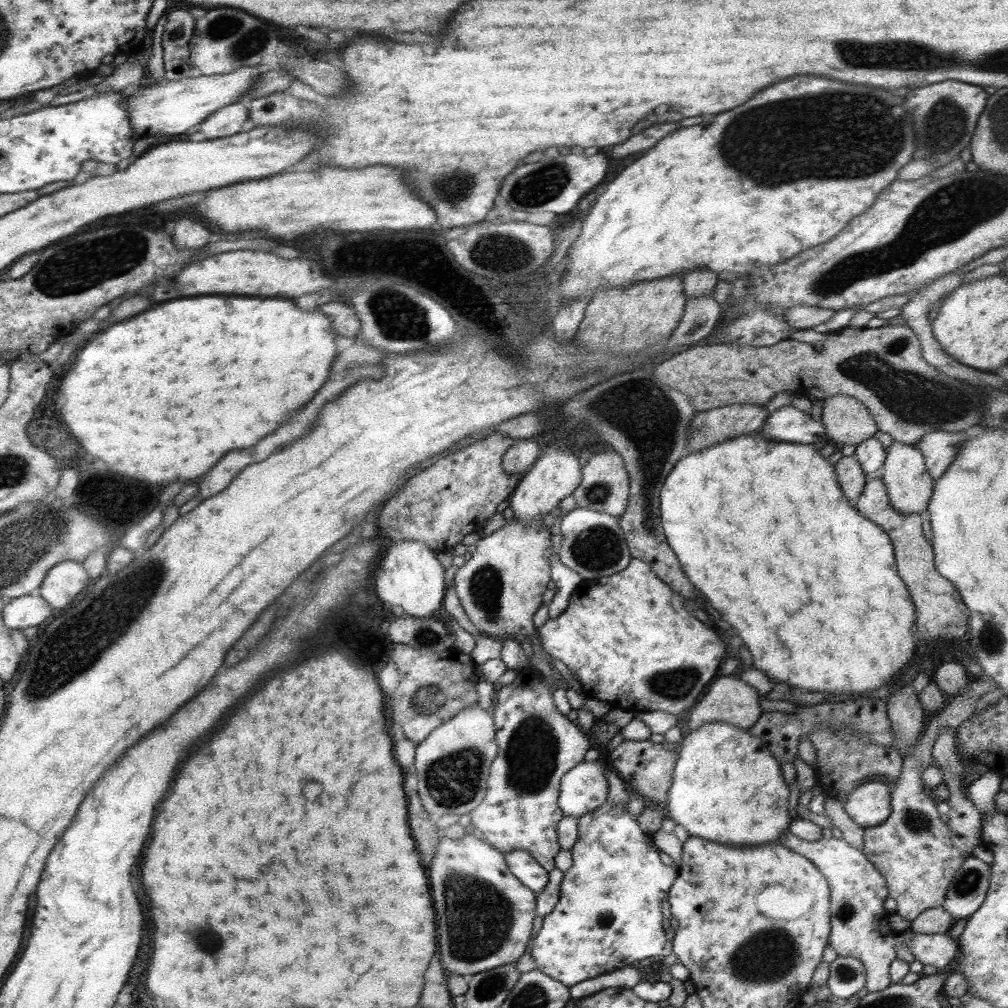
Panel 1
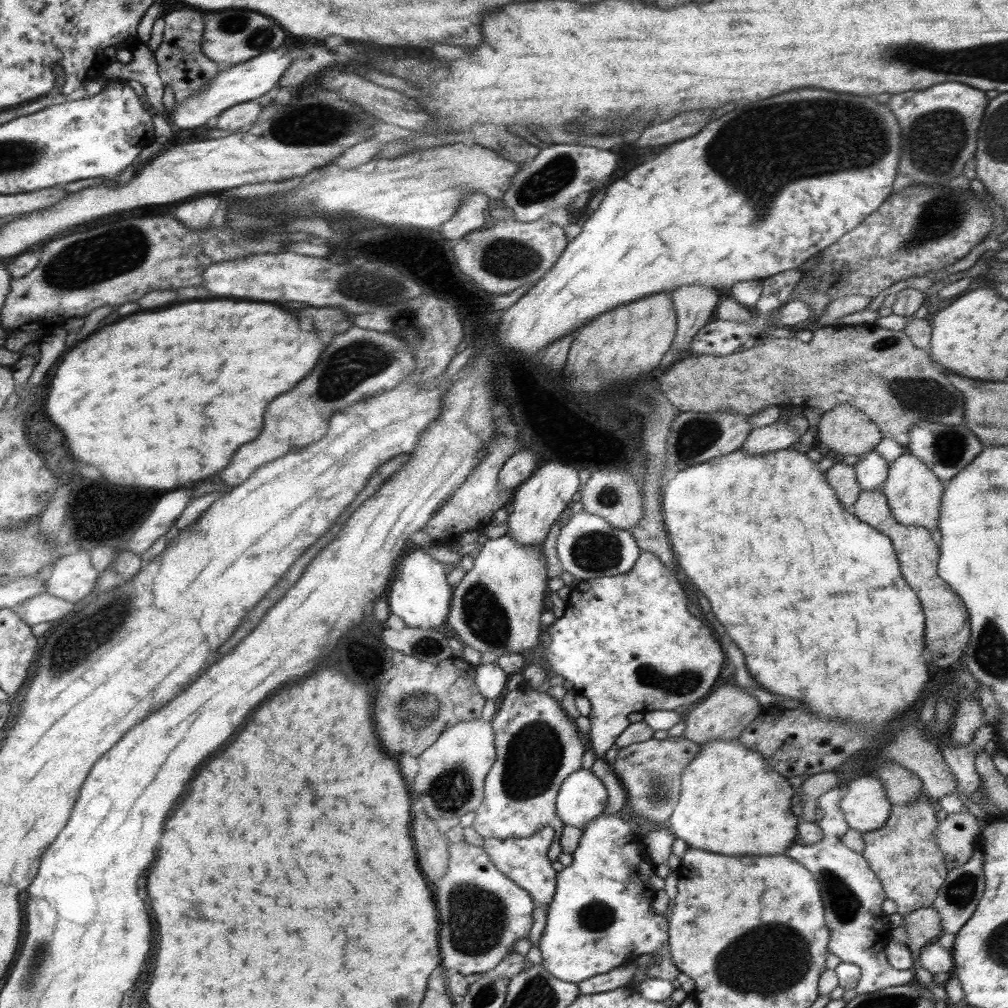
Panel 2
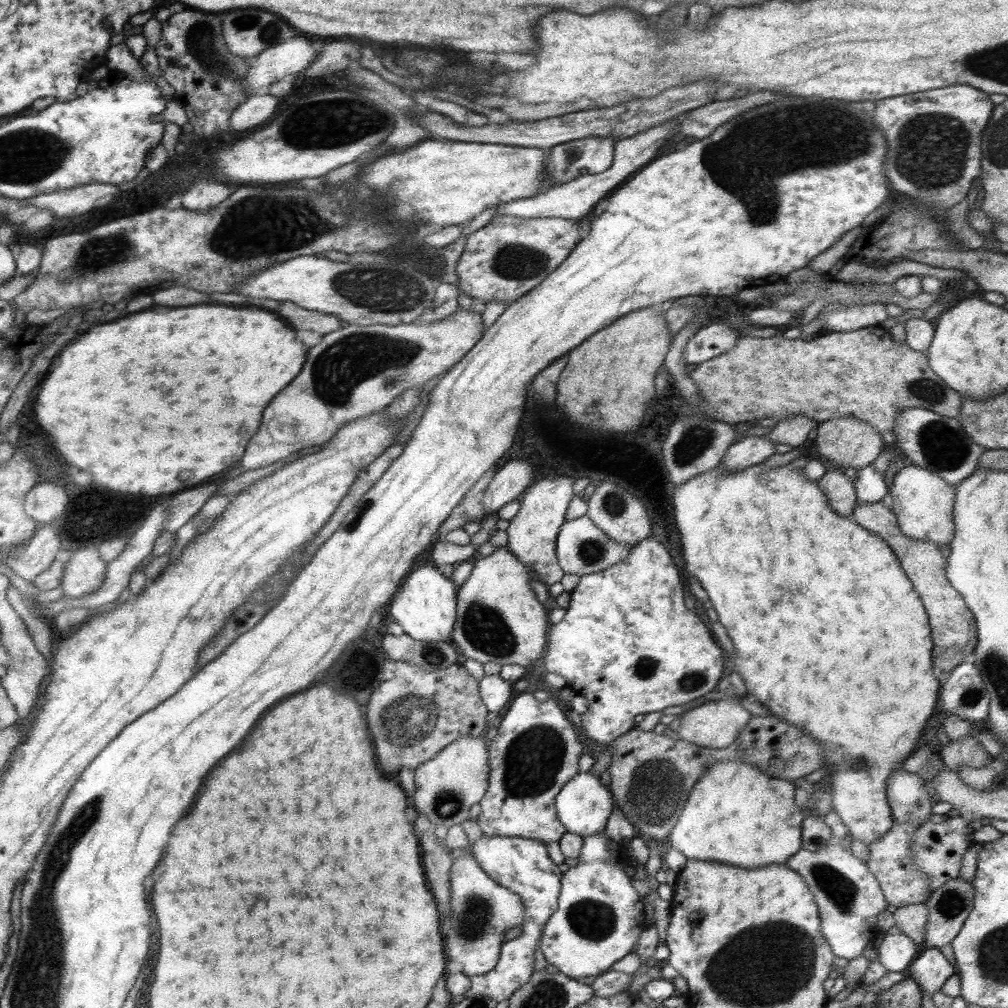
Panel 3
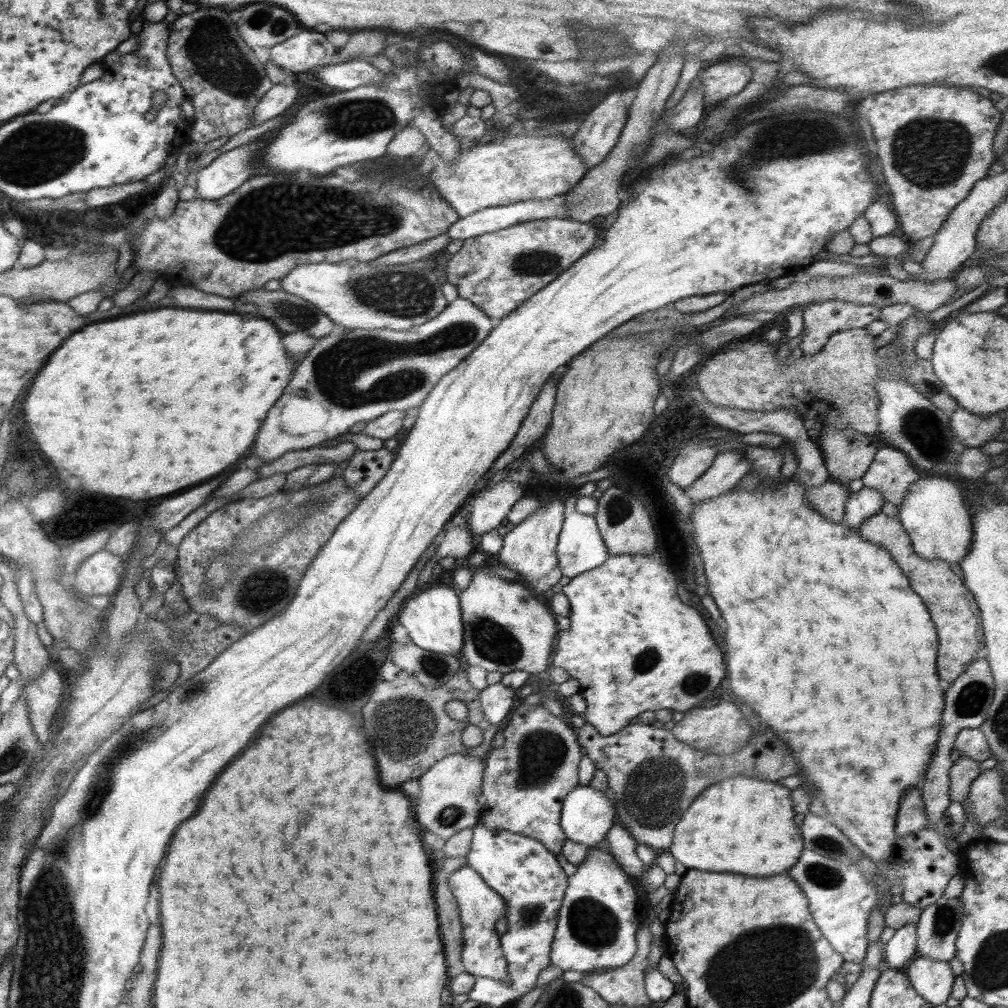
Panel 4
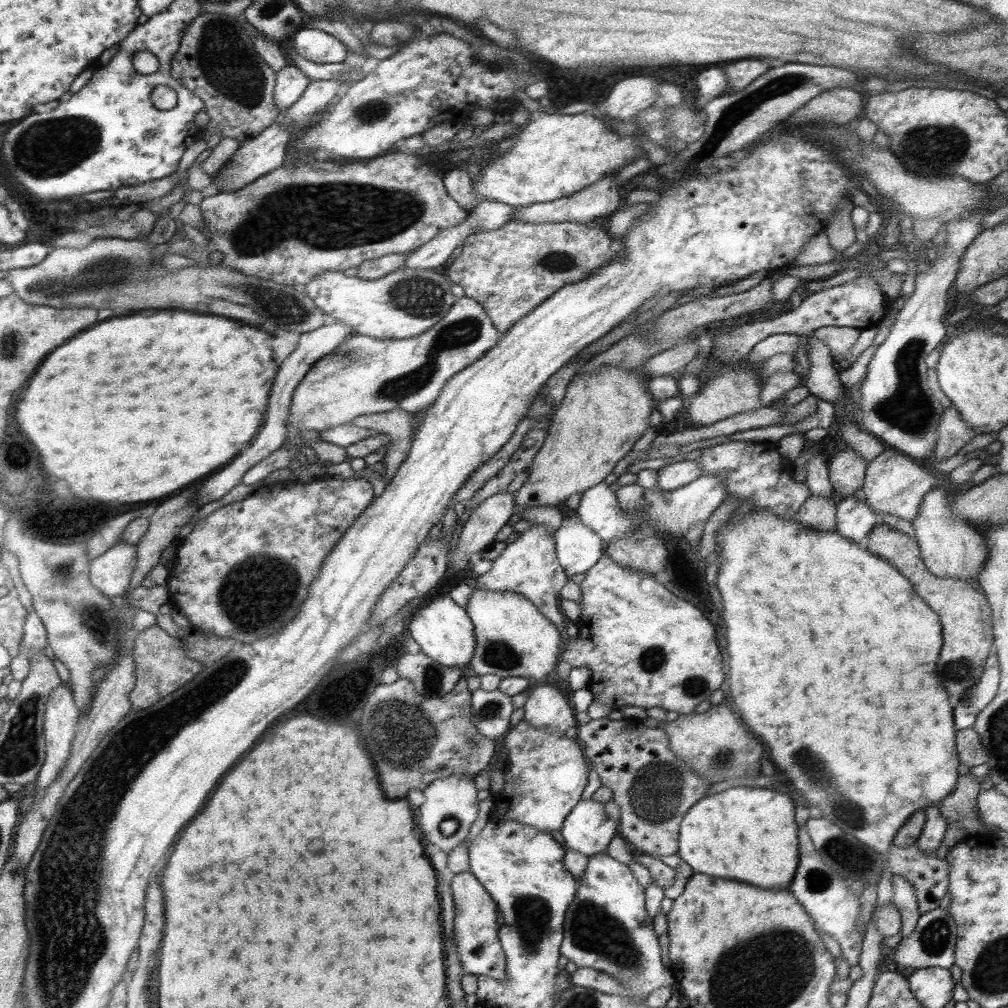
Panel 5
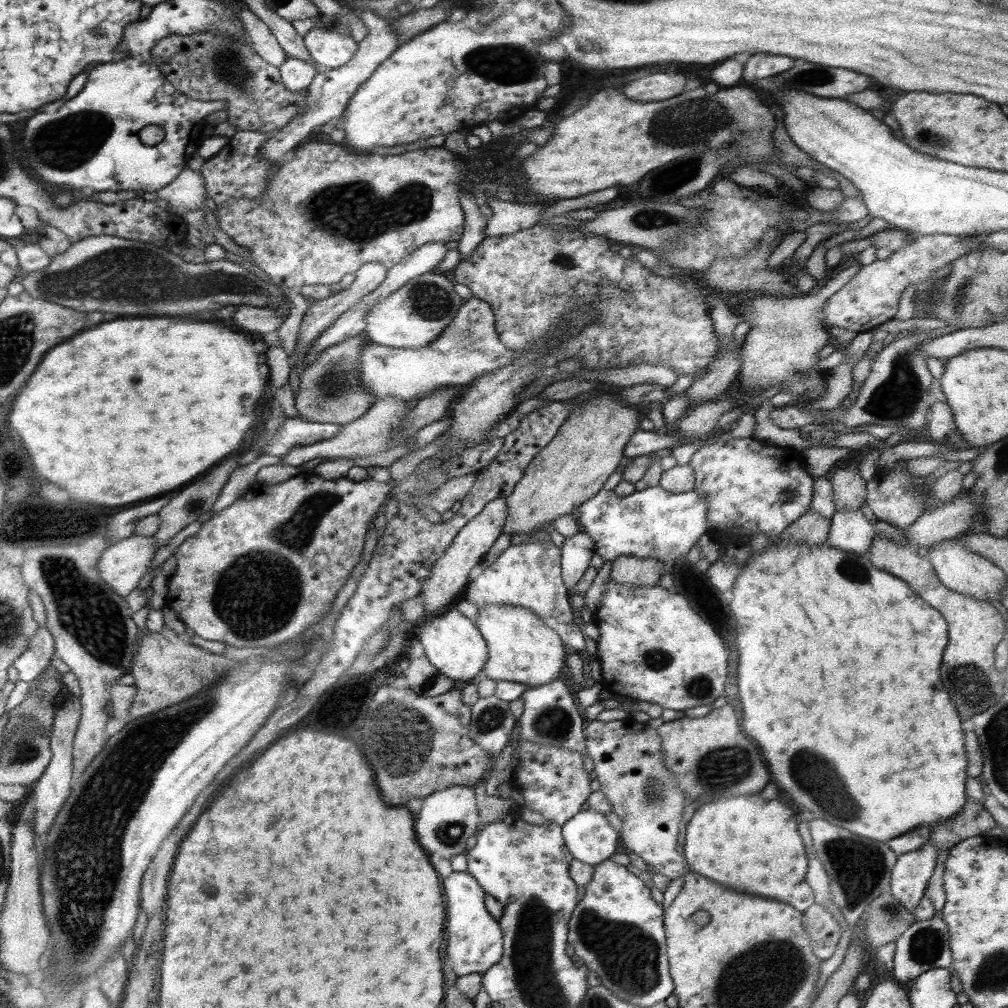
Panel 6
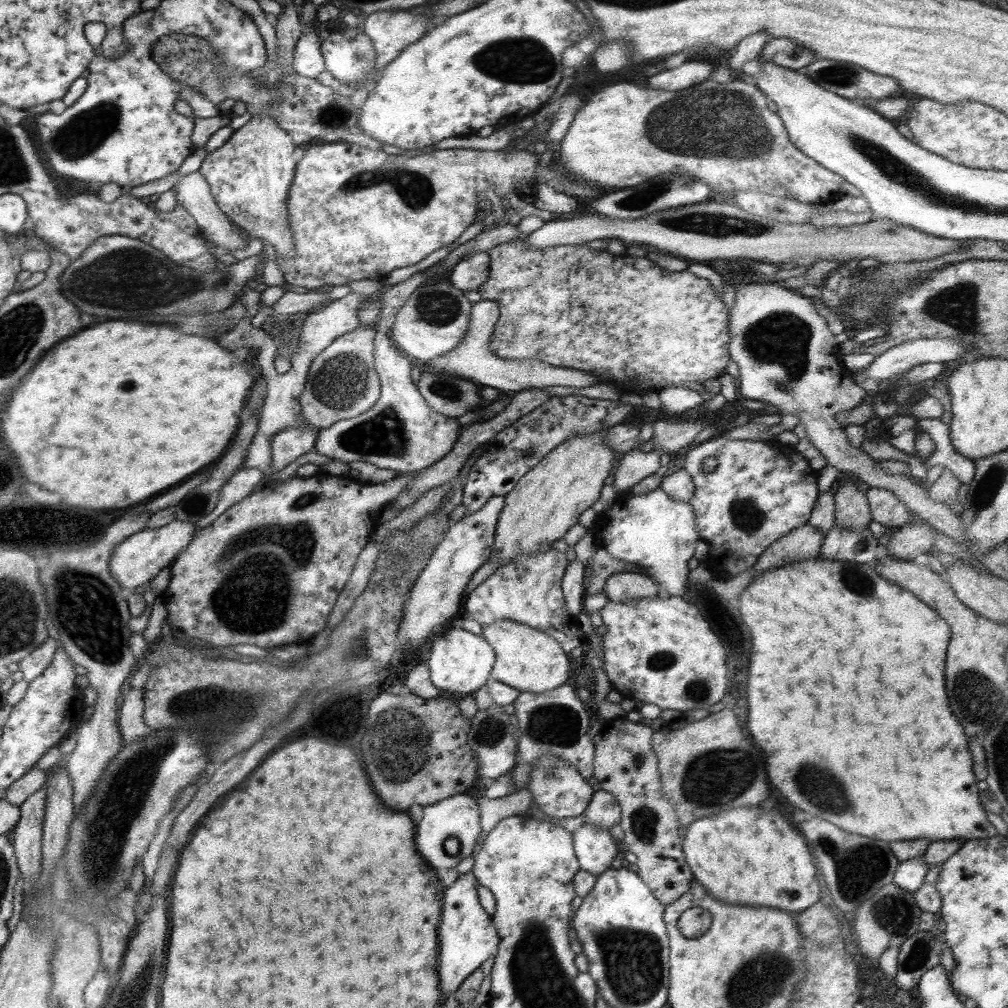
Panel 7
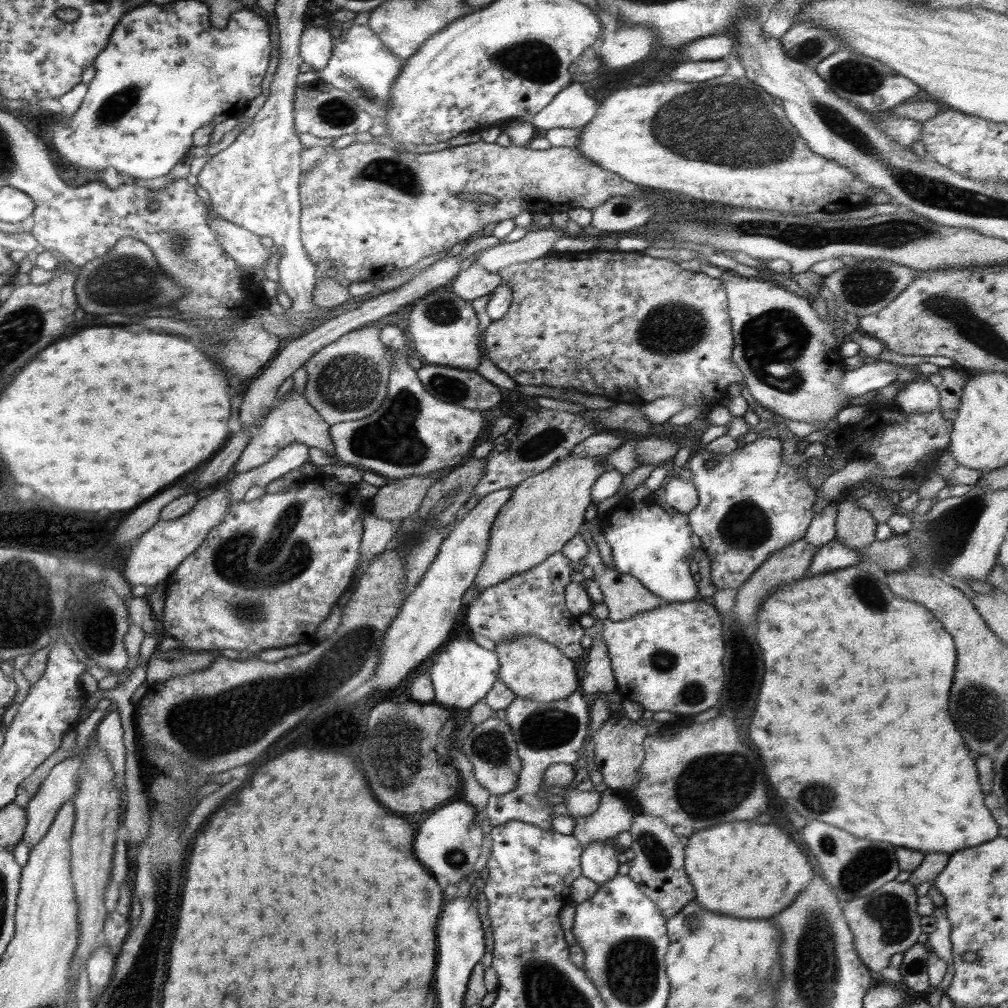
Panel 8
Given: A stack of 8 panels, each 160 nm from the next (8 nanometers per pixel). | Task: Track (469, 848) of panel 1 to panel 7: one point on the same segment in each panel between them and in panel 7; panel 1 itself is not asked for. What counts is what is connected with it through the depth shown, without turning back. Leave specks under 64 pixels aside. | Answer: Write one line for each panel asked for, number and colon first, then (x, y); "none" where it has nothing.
2: (483, 912)
3: (482, 911)
4: (480, 907)
5: (476, 932)
6: (476, 939)
7: (468, 938)

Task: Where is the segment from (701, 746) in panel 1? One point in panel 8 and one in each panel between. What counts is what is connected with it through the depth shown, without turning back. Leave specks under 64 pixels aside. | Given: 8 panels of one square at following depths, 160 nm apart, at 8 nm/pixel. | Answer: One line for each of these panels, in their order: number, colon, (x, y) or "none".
2: (732, 801)
3: (737, 814)
4: (744, 825)
5: (749, 833)
6: (746, 843)
7: (747, 856)
8: (743, 869)

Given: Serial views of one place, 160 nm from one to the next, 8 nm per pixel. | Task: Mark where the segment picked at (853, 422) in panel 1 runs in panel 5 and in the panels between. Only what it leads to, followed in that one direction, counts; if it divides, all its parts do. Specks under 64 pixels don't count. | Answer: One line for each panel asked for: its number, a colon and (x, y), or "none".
2: (845, 430)
3: (846, 442)
4: (847, 453)
5: (847, 469)

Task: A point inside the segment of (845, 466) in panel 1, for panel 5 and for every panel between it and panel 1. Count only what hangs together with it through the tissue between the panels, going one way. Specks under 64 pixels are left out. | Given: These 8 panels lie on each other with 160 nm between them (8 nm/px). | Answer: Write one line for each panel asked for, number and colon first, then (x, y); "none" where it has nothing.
2: (842, 477)
3: (840, 490)
4: (829, 499)
5: (819, 513)

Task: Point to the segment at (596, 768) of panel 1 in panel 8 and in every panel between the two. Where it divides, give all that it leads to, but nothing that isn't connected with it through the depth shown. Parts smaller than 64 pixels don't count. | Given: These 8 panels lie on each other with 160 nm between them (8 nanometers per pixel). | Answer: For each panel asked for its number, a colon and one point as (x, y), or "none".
2: (582, 797)
3: (583, 805)
4: (586, 815)
5: (588, 829)
6: (588, 836)
7: (594, 847)
8: (599, 863)

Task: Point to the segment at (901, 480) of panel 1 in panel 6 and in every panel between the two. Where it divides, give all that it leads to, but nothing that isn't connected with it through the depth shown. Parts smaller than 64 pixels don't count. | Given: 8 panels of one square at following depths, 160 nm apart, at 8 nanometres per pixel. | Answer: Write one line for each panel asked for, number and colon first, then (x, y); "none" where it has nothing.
2: (913, 492)
3: (923, 502)
4: (937, 519)
5: (951, 548)
6: (961, 570)

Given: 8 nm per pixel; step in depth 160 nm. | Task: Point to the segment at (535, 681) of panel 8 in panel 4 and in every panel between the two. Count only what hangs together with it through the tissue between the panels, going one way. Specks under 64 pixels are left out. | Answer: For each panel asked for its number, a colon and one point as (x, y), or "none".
4: (506, 628)
5: (513, 638)
6: (521, 648)
7: (526, 659)

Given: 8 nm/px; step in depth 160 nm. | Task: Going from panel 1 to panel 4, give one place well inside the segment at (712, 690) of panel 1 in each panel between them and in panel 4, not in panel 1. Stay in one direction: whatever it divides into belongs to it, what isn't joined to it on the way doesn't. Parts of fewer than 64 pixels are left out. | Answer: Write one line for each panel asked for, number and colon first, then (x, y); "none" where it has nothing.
2: (724, 715)
3: (716, 724)
4: (721, 729)

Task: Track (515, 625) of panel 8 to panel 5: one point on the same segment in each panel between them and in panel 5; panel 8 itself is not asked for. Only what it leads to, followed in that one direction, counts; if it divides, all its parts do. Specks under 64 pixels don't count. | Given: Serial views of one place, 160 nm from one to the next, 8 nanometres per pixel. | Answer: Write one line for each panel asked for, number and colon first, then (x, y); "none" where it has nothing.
5: (528, 565)
6: (528, 575)
7: (528, 590)

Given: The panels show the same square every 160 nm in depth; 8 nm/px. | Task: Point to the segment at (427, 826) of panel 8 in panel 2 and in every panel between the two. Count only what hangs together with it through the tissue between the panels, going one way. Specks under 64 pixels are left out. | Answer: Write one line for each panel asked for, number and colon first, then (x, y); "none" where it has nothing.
2: (451, 774)
3: (447, 785)
4: (448, 801)
5: (451, 806)
6: (449, 816)
7: (450, 831)

